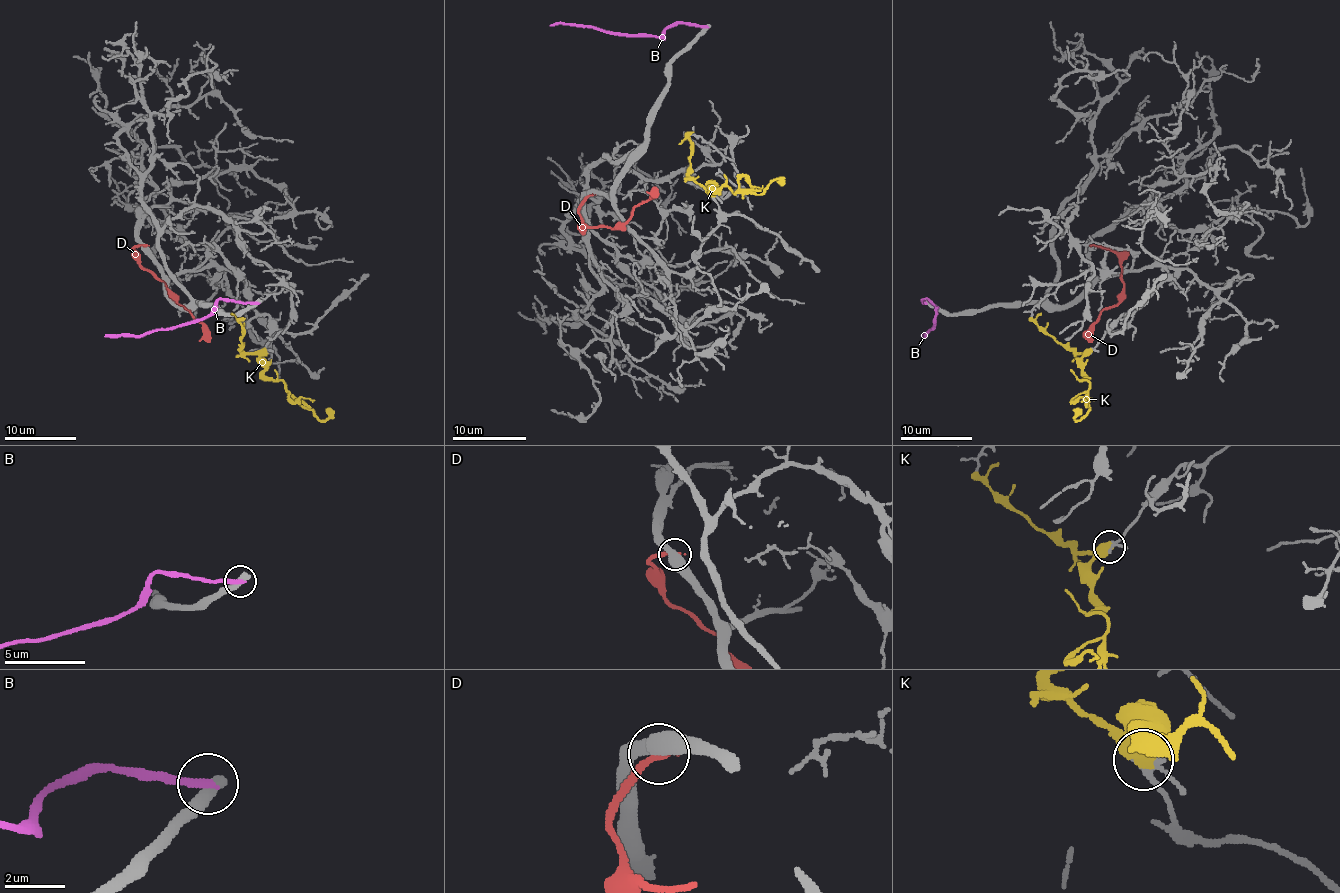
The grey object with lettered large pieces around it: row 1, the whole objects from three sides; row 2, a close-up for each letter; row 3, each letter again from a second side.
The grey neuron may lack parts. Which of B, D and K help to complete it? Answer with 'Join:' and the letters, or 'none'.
Join: none

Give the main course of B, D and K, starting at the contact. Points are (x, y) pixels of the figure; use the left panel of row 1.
B: (256, 303), (218, 300), (209, 314), (181, 325), (139, 336), (105, 334)
D: (145, 246), (134, 248), (136, 255), (143, 267), (163, 282), (166, 291), (202, 325), (204, 336), (198, 341)
K: (263, 350), (263, 373), (285, 384), (288, 391), (321, 420), (328, 417), (330, 408)

